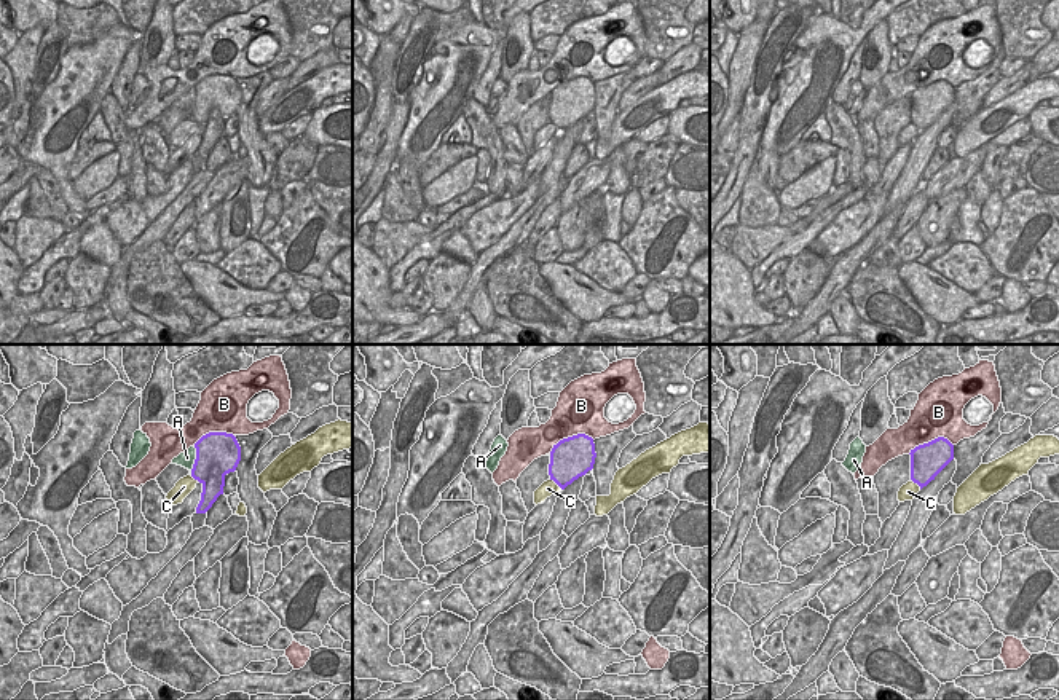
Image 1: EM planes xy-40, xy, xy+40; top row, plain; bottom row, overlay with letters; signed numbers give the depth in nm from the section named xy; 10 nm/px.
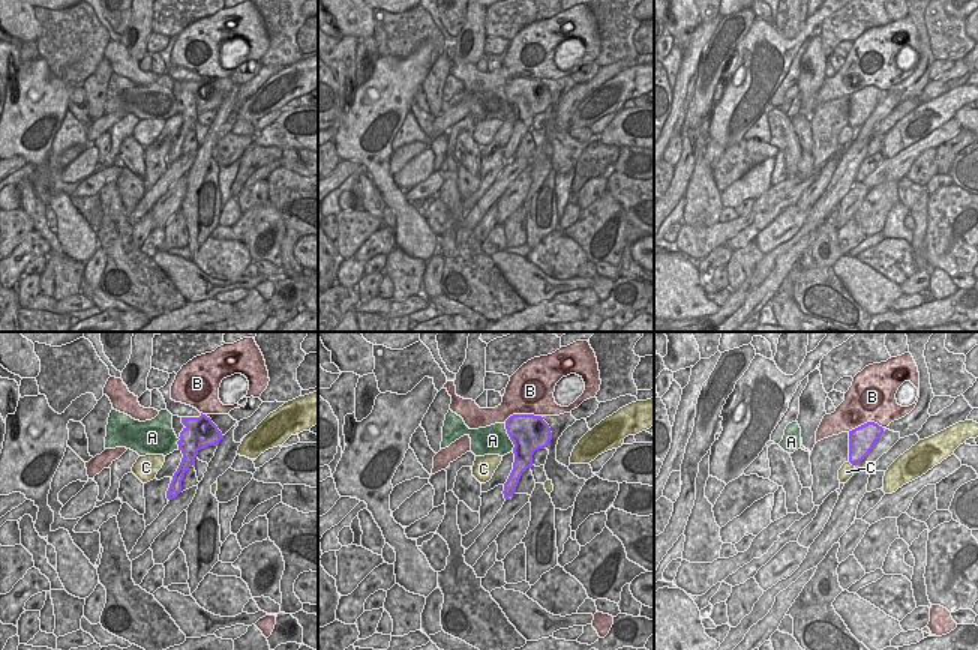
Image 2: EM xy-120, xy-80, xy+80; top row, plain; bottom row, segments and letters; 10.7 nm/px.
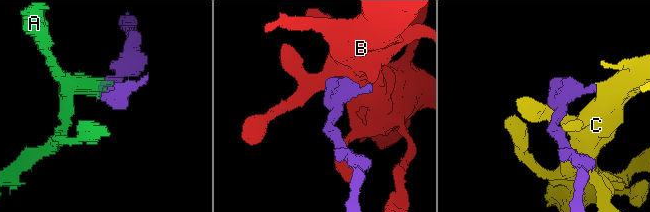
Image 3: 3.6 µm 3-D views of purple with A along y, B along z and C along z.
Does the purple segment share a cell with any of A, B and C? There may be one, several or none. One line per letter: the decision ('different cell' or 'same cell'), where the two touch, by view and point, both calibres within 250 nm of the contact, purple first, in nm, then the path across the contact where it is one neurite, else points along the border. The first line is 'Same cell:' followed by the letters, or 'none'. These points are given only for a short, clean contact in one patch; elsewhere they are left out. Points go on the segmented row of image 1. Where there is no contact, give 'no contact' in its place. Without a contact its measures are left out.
Same cell: none
A: different cell | xy-40 (195, 461) | 440/160 nm
B: different cell | xy (570, 437) | 420/420 nm
C: different cell | xy (557, 483) | 360/160 nm

